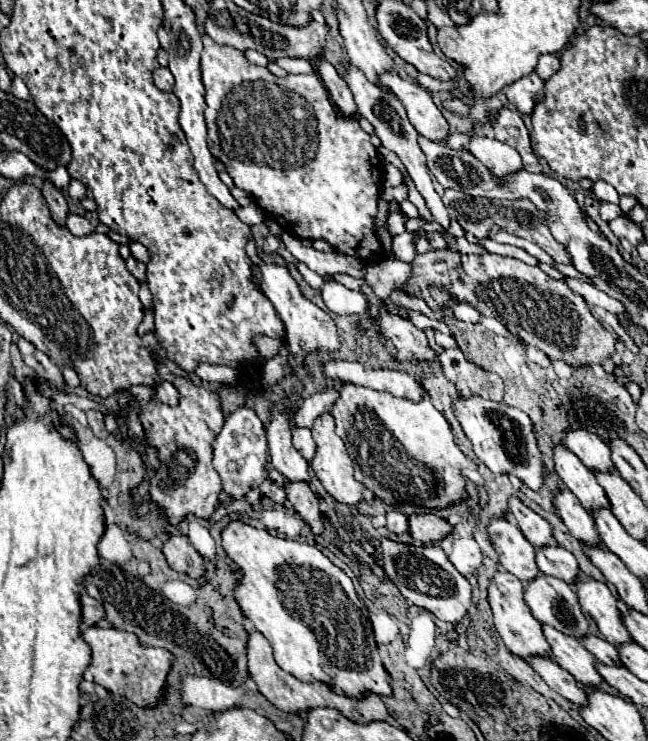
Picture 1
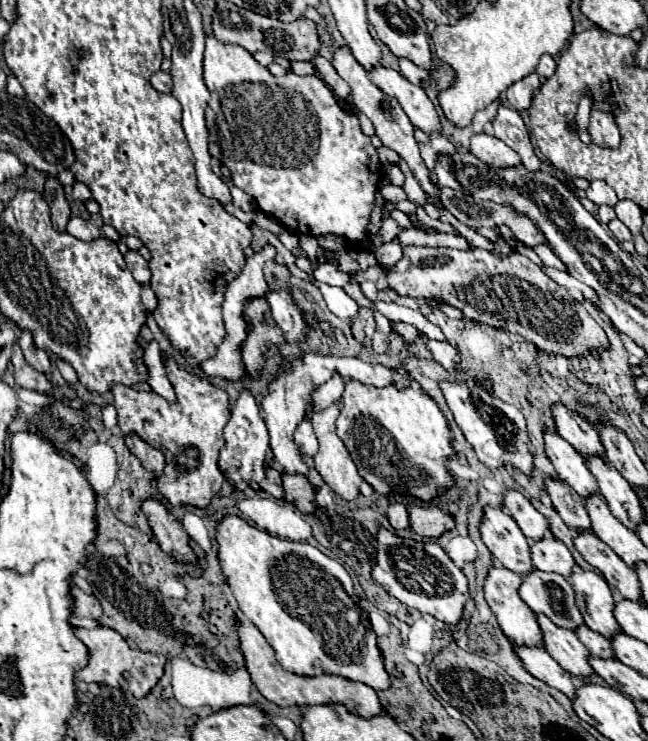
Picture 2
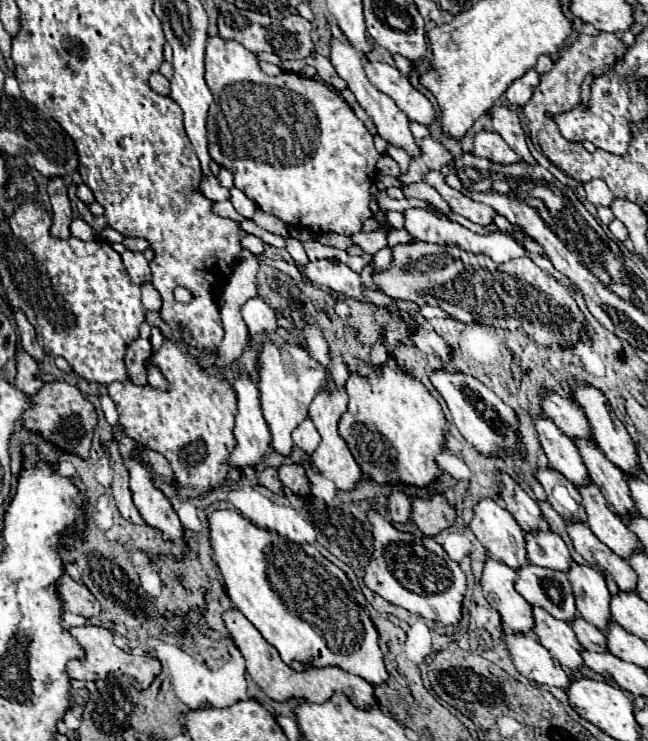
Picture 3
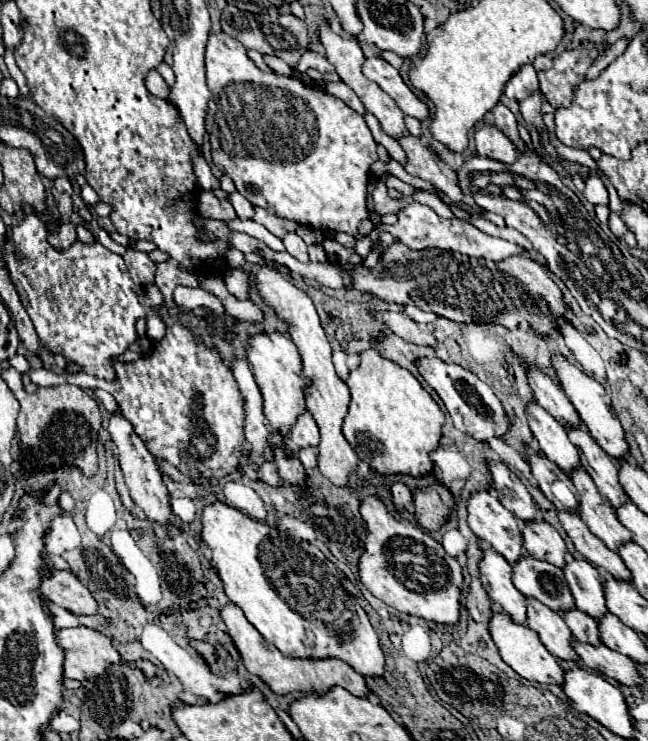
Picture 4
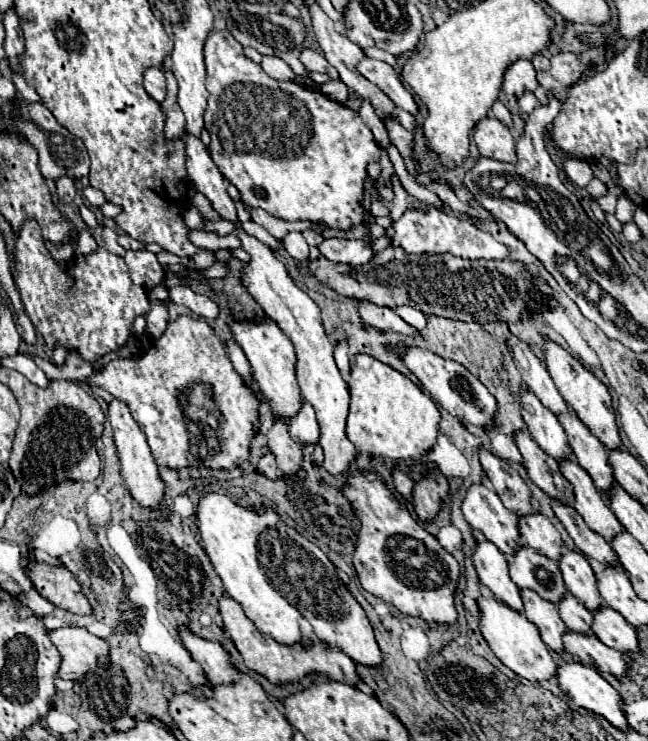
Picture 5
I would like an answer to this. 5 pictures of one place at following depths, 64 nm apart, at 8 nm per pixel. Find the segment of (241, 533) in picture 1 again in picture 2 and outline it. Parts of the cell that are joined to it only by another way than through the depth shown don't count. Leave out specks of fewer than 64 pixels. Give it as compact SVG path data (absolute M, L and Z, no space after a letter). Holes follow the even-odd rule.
M226 514L216 524L218 560L226 576L226 582L238 602L242 614L264 634L268 644L276 650L276 660L294 674L318 676L324 672L336 672L348 680L364 682L374 690L390 686L390 676L384 670L380 650L376 646L376 632L368 620L368 614L348 596L340 580L330 570L344 570L342 564L324 556L318 548L306 542L292 542L272 536L264 530L250 526L246 520L234 514Z

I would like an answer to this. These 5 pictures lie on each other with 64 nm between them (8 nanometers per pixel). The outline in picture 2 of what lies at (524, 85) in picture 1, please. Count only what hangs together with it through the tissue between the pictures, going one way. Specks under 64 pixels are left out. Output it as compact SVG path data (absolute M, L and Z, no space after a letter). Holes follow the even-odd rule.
M536 72L528 74L526 78L514 82L508 90L506 90L506 98L508 102L516 108L516 110L526 110L534 98L534 94L540 88L540 76Z

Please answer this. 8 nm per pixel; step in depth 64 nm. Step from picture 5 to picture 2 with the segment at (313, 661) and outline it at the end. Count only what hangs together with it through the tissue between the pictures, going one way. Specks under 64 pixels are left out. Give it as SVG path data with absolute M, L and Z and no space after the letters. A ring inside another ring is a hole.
M236 620L236 632L238 632L240 650L246 658L246 668L252 676L252 682L266 700L270 700L278 706L292 706L292 704L310 706L310 704L334 704L334 702L338 702L338 704L344 704L350 712L356 712L358 716L364 716L364 718L384 712L380 702L378 702L378 696L376 696L374 688L370 688L362 682L354 682L354 680L342 678L338 674L298 676L298 674L292 674L292 672L284 670L274 656L274 648L266 642L262 632L252 622Z

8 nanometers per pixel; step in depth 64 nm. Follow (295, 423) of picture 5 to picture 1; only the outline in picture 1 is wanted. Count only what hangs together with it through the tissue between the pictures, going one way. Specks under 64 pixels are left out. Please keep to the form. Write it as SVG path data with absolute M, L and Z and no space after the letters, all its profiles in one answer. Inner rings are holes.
M296 428L296 432L292 432L292 442L294 442L294 448L306 460L312 460L314 458L314 454L316 454L316 442L312 438L310 428Z

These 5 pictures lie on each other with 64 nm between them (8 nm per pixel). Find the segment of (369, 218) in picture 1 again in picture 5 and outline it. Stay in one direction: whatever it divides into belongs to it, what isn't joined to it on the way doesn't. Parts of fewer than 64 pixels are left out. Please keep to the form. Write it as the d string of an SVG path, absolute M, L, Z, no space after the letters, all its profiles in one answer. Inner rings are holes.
M220 30L220 32L210 32L208 34L208 40L204 44L204 62L206 62L206 70L208 70L208 76L206 76L206 90L210 92L210 98L208 98L208 108L204 112L204 126L206 130L210 132L210 156L212 160L216 160L220 172L240 190L242 194L242 202L252 206L252 208L264 208L268 214L272 214L274 218L282 218L282 220L288 220L288 222L296 222L296 220L310 220L310 222L324 222L328 224L330 228L338 228L338 230L348 230L356 224L362 222L362 198L364 198L364 178L366 178L366 166L370 162L378 162L380 160L380 146L376 144L370 128L362 122L360 114L346 108L344 104L340 102L334 102L330 100L328 96L324 96L322 92L318 90L310 90L310 88L304 88L296 82L278 82L278 80L272 80L260 64L252 62L250 58L244 56L242 52L242 46L236 44L234 36L228 32L228 30Z

